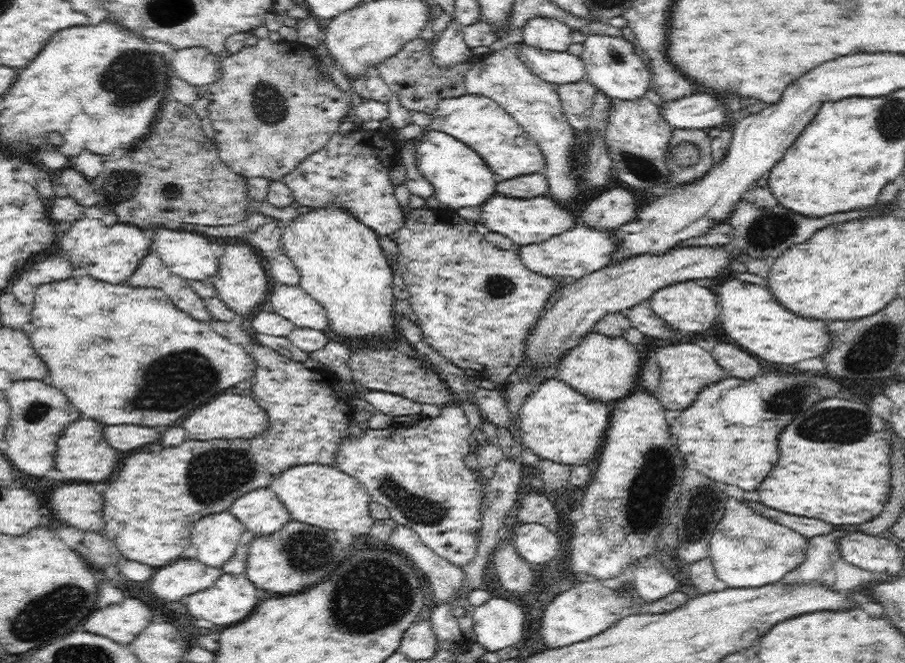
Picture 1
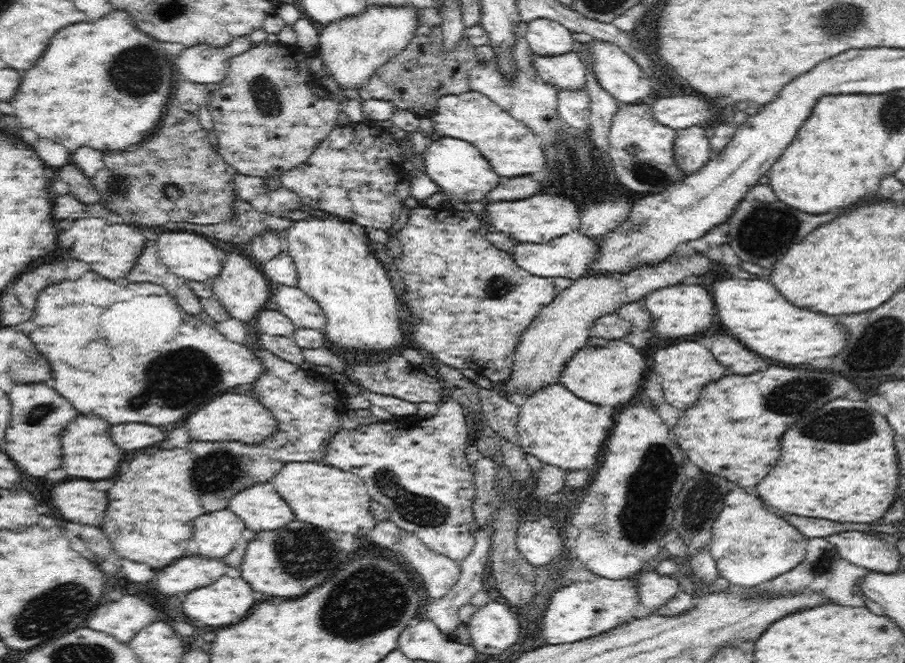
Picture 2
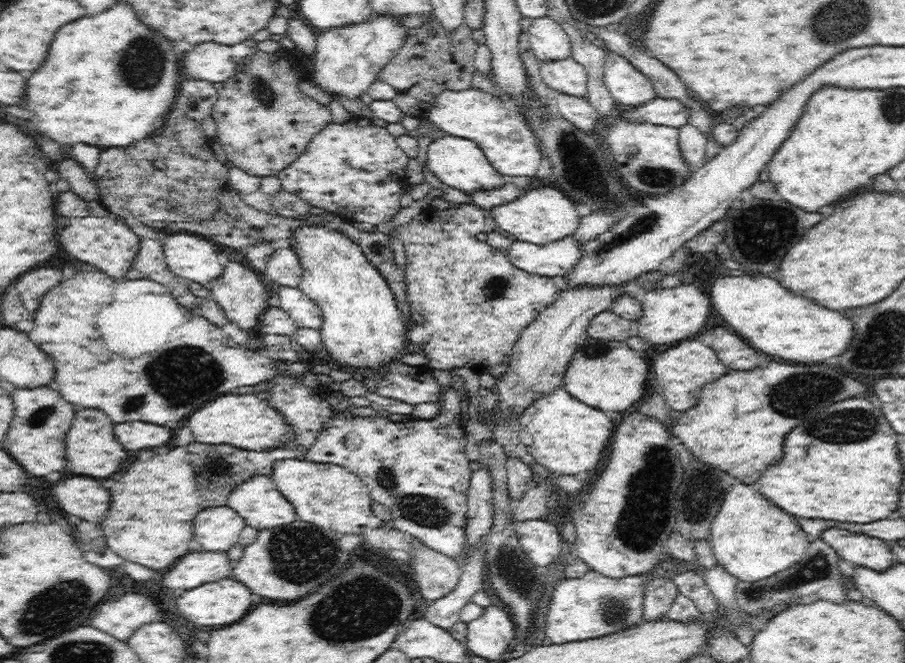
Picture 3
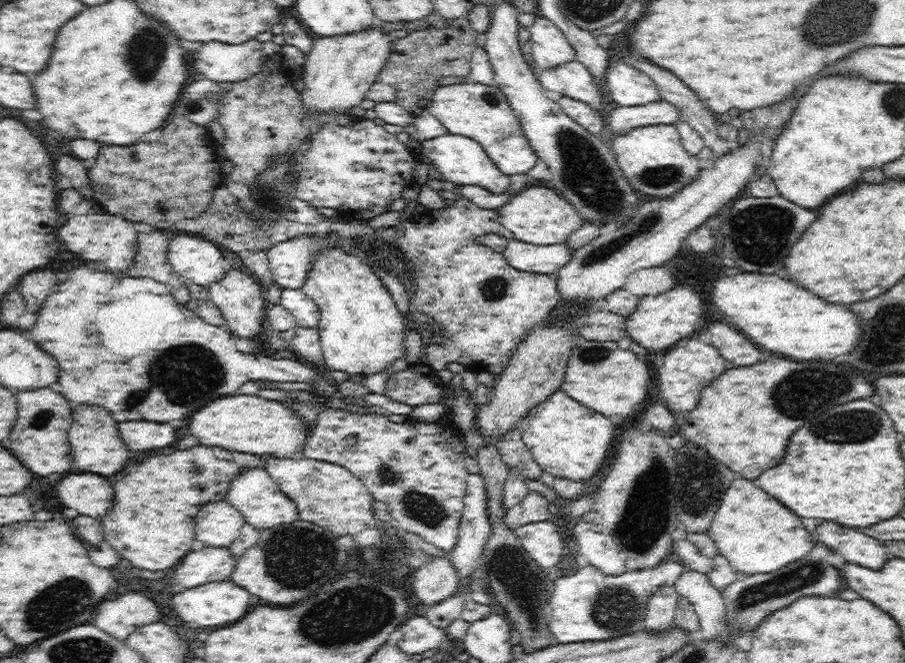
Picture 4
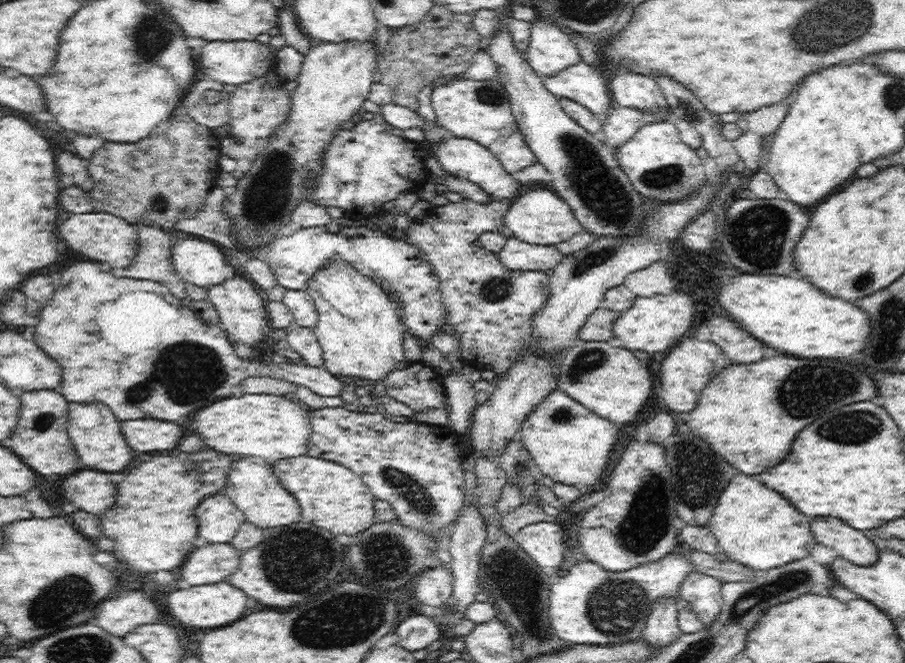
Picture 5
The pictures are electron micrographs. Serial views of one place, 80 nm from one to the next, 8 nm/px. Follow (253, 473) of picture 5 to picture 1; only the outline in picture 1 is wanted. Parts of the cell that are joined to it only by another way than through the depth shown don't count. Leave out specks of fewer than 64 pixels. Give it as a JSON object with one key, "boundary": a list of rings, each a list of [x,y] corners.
{"boundary":[[[270,487],[250,490],[236,498],[229,512],[258,536],[276,533],[292,520],[286,506]]]}

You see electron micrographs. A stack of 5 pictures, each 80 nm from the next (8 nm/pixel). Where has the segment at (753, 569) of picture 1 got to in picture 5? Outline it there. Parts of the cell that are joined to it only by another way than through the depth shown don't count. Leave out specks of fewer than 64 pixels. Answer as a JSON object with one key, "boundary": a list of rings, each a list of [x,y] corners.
{"boundary":[[[736,474],[721,492],[710,528],[719,550],[754,571],[768,571],[808,556],[816,544],[810,520],[800,514],[782,494],[756,482],[752,476]]]}

